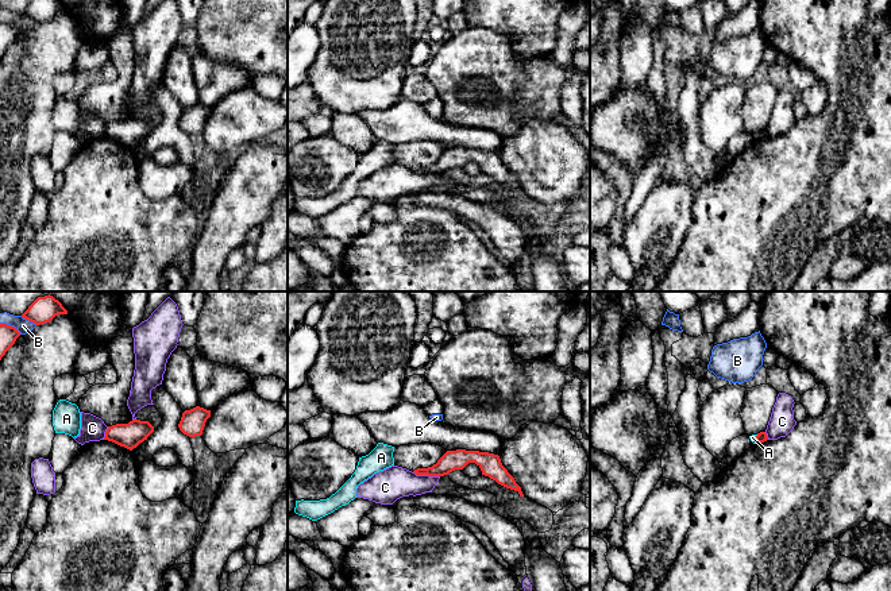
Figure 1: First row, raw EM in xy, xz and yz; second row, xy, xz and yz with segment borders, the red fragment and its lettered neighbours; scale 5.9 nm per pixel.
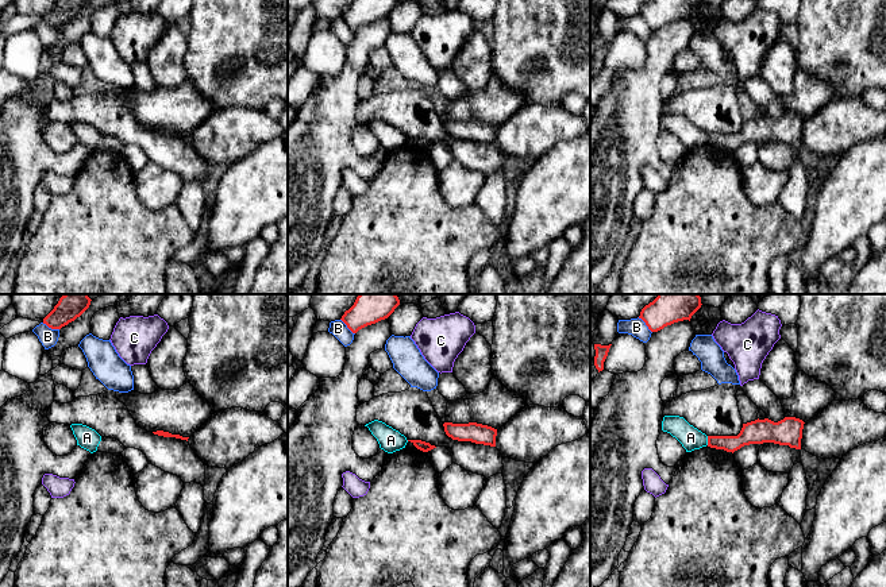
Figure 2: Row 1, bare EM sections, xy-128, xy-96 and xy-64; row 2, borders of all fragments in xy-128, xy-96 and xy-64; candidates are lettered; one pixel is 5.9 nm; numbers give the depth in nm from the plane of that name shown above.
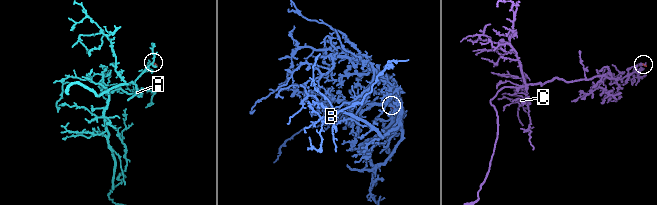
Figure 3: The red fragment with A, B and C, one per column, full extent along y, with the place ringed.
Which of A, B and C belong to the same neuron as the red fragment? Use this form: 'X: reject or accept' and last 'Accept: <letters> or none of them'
A: reject
B: reject
C: reject
Accept: none of them

